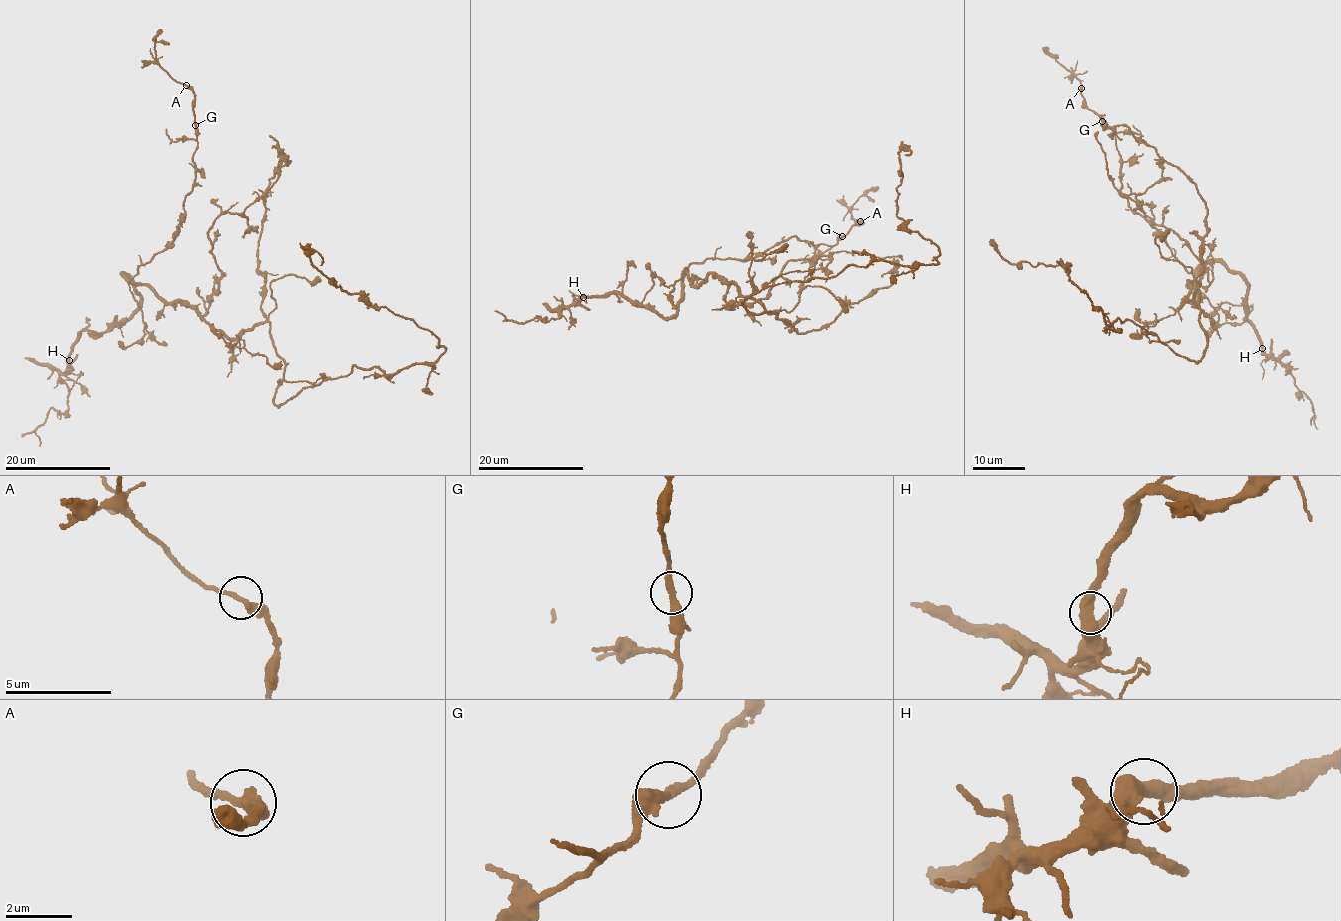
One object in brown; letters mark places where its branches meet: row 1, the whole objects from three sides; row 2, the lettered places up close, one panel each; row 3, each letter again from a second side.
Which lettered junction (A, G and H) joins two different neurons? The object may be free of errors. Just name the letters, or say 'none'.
none

